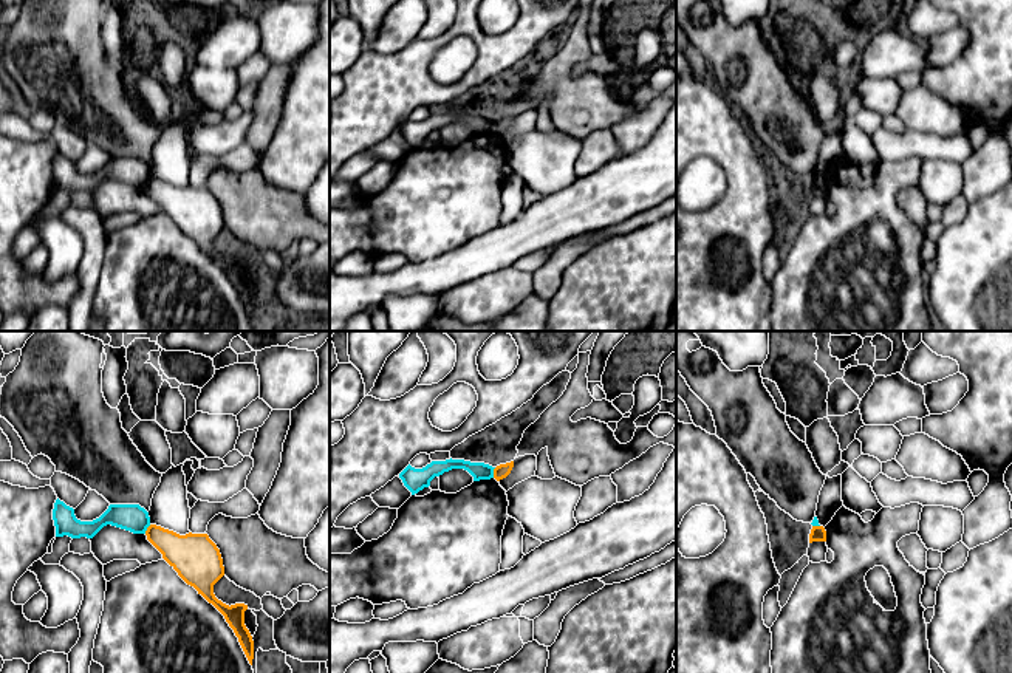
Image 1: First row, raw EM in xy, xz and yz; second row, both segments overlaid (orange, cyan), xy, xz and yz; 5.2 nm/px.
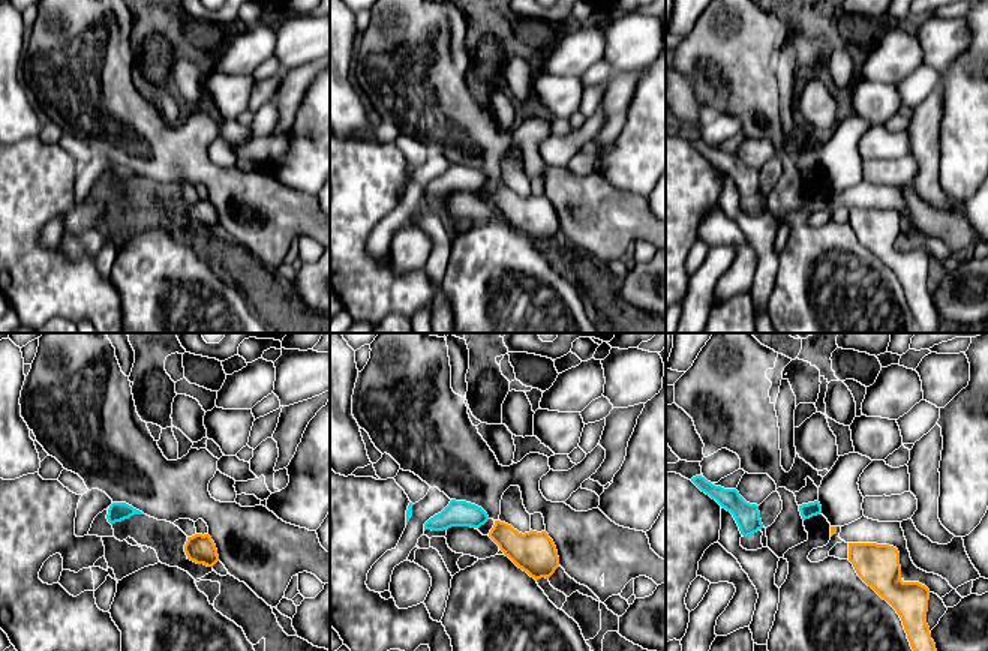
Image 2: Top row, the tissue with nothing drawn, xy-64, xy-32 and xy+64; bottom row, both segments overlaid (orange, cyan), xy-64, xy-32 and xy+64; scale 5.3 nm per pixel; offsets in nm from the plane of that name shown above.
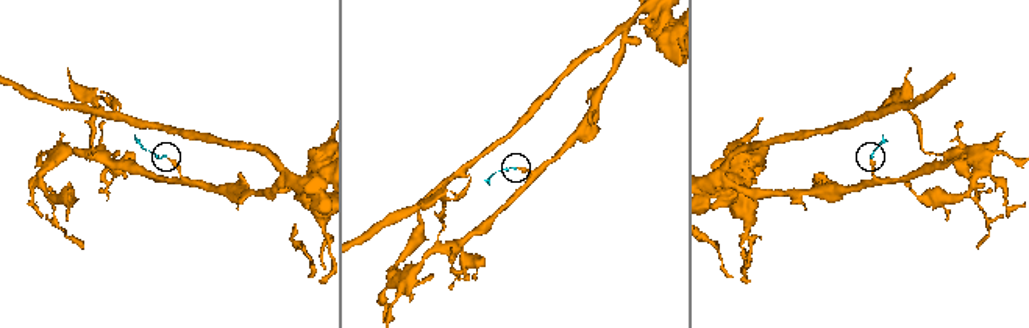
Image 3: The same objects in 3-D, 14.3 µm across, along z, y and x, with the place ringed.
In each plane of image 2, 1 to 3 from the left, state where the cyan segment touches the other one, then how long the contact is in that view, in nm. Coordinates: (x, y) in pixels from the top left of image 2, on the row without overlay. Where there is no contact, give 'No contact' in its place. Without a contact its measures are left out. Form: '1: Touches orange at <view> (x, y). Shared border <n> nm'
1: No contact
2: No contact
3: No contact

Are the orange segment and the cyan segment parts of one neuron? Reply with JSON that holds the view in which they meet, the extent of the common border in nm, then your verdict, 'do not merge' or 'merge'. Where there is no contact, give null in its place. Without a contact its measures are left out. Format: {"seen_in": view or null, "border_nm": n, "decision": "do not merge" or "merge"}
{"seen_in": "xz", "border_nm": 60, "decision": "do not merge"}

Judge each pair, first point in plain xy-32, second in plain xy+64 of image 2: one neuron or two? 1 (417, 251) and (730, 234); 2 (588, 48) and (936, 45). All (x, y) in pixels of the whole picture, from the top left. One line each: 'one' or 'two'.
1: one
2: two

